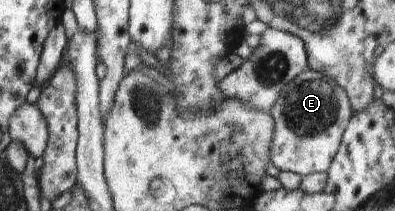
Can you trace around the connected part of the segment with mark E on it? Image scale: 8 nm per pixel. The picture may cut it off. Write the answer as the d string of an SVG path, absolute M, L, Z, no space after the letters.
M308 66L283 87L269 113L274 120L270 161L281 171L291 171L304 177L309 173L326 172L354 111L346 92L332 78Z

